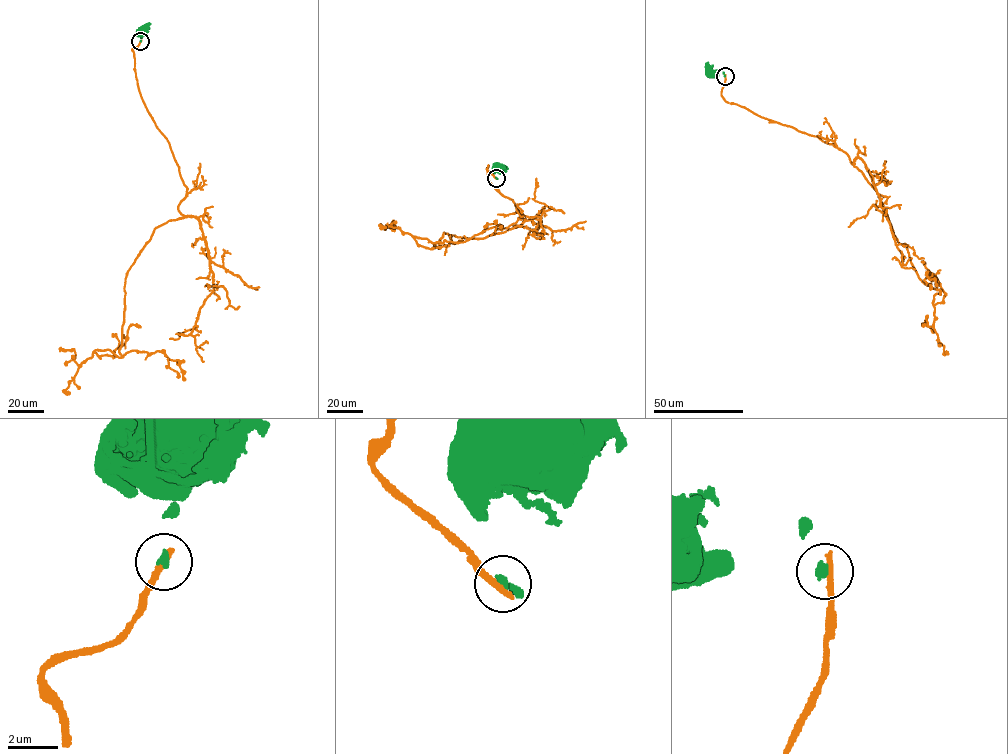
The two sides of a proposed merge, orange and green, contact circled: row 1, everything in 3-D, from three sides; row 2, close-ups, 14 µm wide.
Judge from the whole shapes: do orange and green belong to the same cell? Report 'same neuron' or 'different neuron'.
different neuron

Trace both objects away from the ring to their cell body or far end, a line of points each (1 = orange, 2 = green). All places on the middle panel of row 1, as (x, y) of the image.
1: (496, 178), (488, 165), (519, 226), (414, 237), (432, 248), (463, 240)
2: (496, 178), (494, 170), (499, 166)

